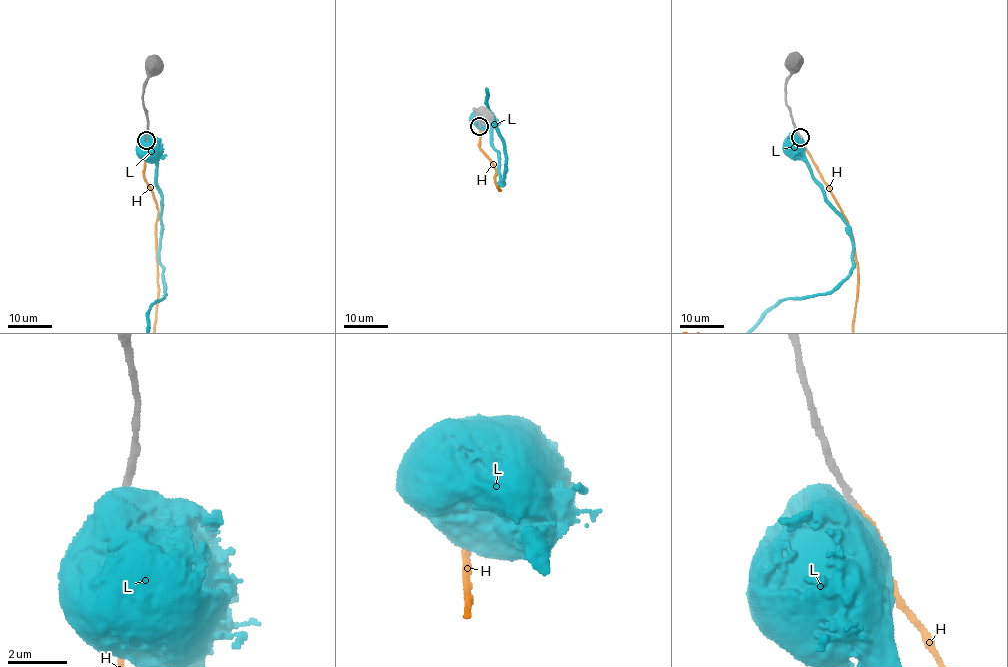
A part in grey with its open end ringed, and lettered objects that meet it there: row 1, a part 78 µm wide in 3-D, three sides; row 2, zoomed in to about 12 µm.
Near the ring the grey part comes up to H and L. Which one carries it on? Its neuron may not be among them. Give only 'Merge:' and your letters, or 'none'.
Merge: H

